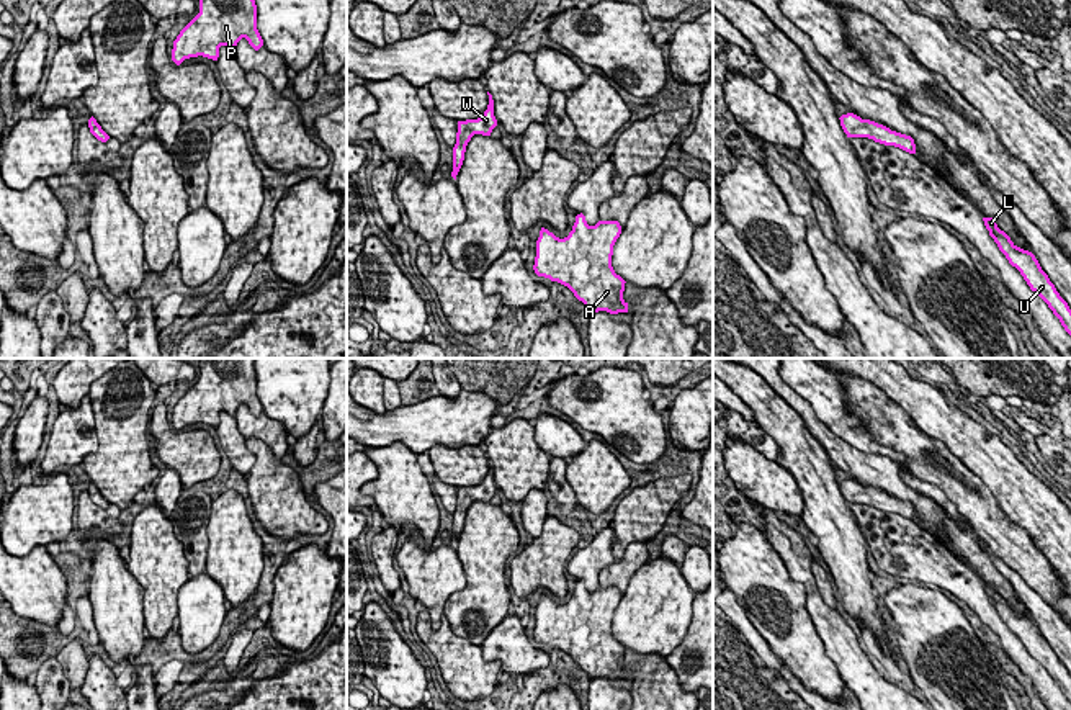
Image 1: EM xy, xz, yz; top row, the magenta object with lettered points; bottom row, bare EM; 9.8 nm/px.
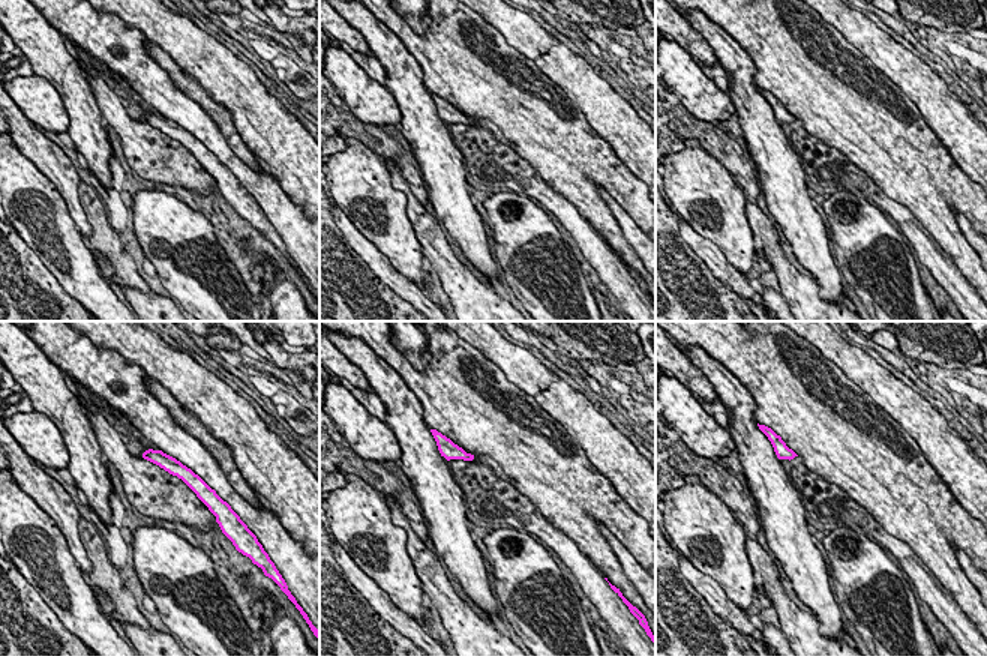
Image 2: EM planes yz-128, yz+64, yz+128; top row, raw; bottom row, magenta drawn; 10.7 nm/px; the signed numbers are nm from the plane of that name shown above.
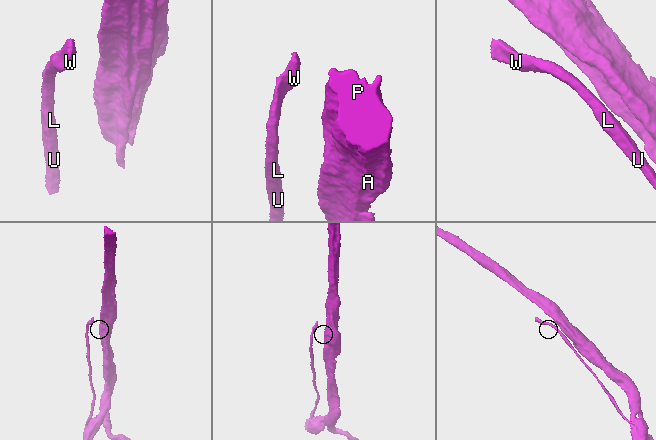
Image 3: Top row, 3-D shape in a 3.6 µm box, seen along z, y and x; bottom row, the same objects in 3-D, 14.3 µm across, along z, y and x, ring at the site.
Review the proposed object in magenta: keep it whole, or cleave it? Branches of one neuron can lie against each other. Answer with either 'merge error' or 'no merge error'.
no merge error

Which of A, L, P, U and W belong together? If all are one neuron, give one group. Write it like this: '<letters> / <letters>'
A L P U W

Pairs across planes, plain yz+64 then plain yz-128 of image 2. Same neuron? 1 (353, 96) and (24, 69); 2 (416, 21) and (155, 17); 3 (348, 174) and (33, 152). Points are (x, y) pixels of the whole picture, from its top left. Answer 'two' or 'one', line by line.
1: two
2: two
3: two

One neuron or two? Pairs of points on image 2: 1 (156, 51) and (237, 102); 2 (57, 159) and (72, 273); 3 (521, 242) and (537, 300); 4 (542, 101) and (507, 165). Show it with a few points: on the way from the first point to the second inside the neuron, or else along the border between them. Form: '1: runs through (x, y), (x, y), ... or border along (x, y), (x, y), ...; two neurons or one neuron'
1: border along (155, 44), (162, 47), (206, 92); two neurons
2: border along (39, 168), (54, 185), (78, 227); two neurons
3: runs through (525, 257), (525, 261), (537, 273), (537, 285); one neuron
4: border along (488, 129), (497, 140), (509, 144), (540, 176); two neurons

